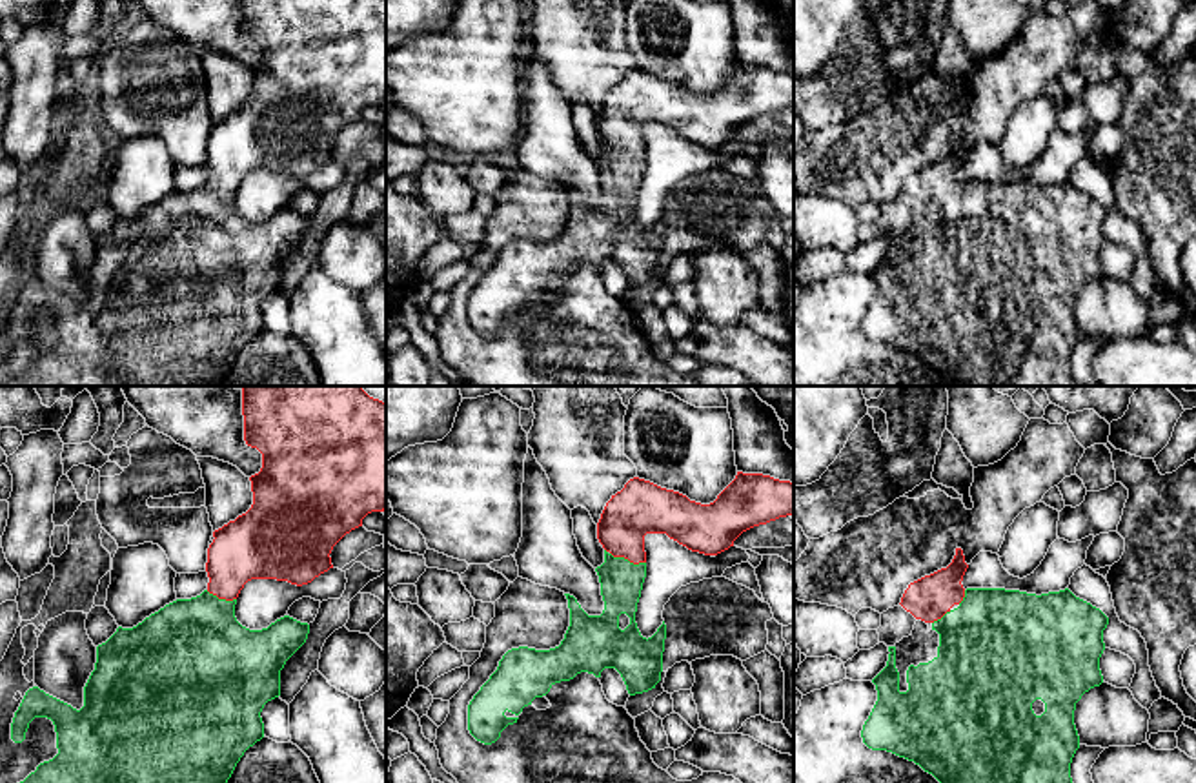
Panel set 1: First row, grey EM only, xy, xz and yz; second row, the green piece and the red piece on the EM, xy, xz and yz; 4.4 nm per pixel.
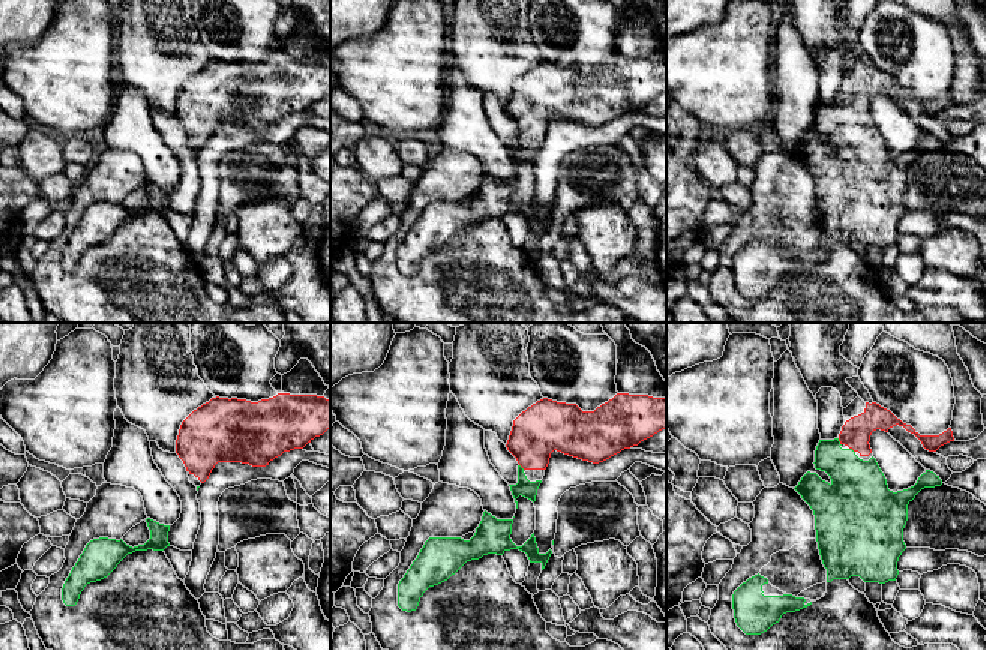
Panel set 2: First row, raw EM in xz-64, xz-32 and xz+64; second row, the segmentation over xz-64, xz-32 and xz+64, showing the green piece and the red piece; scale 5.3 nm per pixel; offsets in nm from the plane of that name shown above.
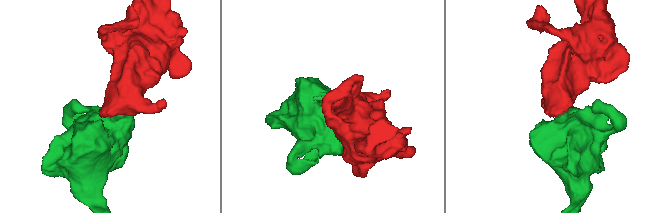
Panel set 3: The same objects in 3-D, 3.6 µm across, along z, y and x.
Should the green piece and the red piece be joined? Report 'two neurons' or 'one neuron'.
one neuron

